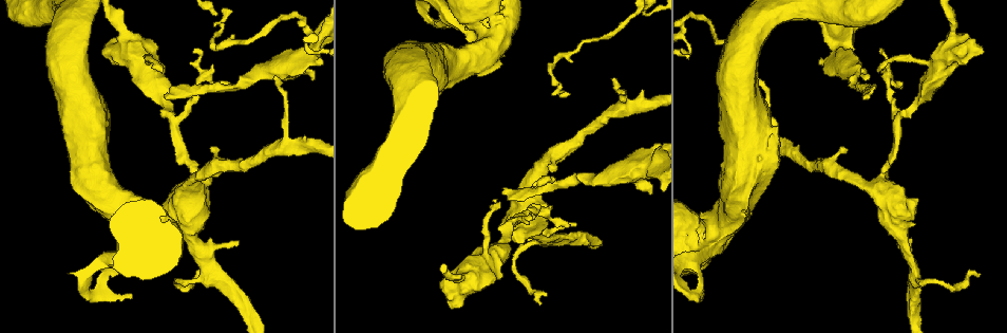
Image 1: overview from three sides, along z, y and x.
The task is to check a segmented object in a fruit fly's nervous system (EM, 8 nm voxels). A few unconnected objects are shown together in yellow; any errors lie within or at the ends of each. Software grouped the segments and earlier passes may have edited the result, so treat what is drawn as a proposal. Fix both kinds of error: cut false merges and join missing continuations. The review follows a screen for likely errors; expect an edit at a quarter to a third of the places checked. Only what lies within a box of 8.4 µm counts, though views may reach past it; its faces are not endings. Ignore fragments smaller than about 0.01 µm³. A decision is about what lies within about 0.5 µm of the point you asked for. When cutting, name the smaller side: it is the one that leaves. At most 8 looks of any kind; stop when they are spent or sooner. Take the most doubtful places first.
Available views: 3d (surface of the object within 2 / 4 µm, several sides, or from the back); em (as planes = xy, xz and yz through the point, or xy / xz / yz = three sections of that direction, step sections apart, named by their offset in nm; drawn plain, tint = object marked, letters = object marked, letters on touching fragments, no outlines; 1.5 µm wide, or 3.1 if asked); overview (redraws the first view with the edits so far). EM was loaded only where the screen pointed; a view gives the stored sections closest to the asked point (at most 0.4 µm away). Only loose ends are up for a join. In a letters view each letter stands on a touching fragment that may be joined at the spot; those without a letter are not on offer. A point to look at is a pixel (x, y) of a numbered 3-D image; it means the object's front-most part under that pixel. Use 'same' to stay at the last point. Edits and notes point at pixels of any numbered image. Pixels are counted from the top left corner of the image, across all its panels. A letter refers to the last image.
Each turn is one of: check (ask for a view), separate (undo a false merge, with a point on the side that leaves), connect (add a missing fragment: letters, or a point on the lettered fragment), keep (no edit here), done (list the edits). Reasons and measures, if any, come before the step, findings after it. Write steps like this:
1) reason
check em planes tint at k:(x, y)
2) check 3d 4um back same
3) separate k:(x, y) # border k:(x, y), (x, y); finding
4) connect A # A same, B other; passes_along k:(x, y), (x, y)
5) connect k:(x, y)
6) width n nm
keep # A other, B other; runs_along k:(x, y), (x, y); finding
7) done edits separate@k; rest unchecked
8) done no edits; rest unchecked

thin end
check em planes plain at 1:(864, 98)

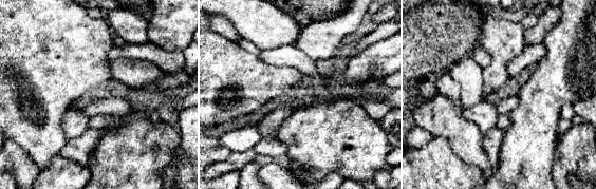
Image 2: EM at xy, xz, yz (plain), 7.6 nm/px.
check em planes letters same

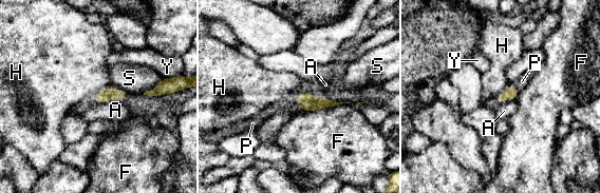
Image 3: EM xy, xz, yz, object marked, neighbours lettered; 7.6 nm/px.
connect P # A other, F other, H other, P same, S other, Y other; passes_along 3:(510, 93), (514, 88), (522, 81); the cell continues

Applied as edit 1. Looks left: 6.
redraw
check overview

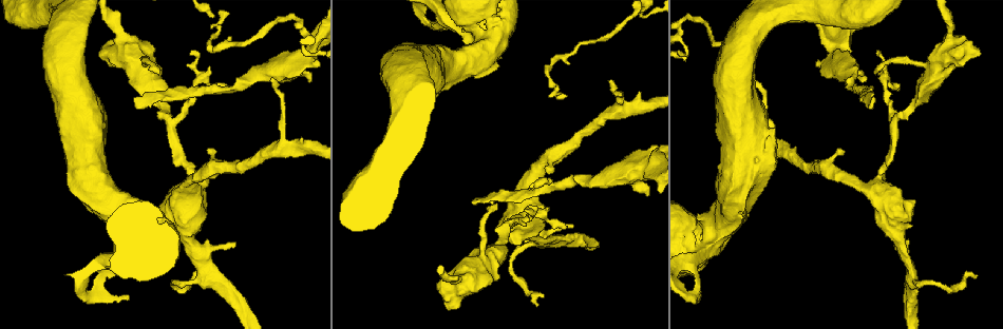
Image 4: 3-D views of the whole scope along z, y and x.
calibre changes
check em xz step 8 tint at 4:(880, 179)

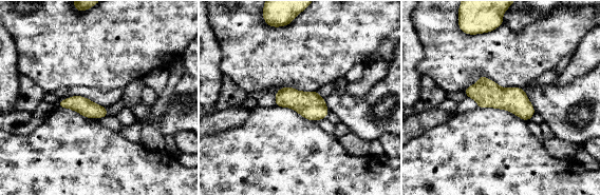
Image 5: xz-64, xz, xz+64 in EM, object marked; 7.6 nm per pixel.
cut it another way
check em planes tint same

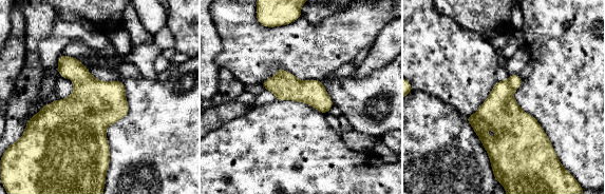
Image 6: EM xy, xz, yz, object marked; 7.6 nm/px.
check em planes letters same

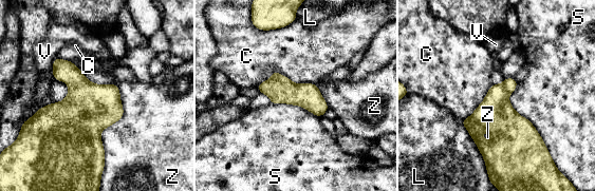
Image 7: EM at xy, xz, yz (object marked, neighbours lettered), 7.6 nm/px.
keep # C other, L other, S other, V other, Z other; border 7:(517, 82), (508, 102), (549, 151); all the same cell

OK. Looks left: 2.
an open end
check em planes tint at 4:(820, 71)

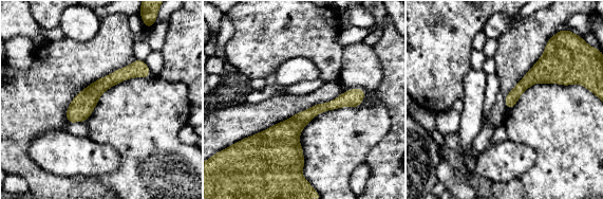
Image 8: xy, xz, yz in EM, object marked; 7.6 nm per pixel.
check em planes letters same

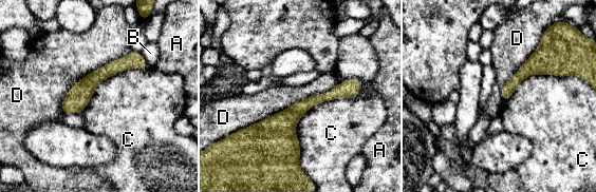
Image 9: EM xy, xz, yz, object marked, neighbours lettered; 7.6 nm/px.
longest_contact D 850 nm
keep # A other, B other, C other, D other; no lettered fragment goes on from it

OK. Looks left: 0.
done edits connect@3; rest unchecked

